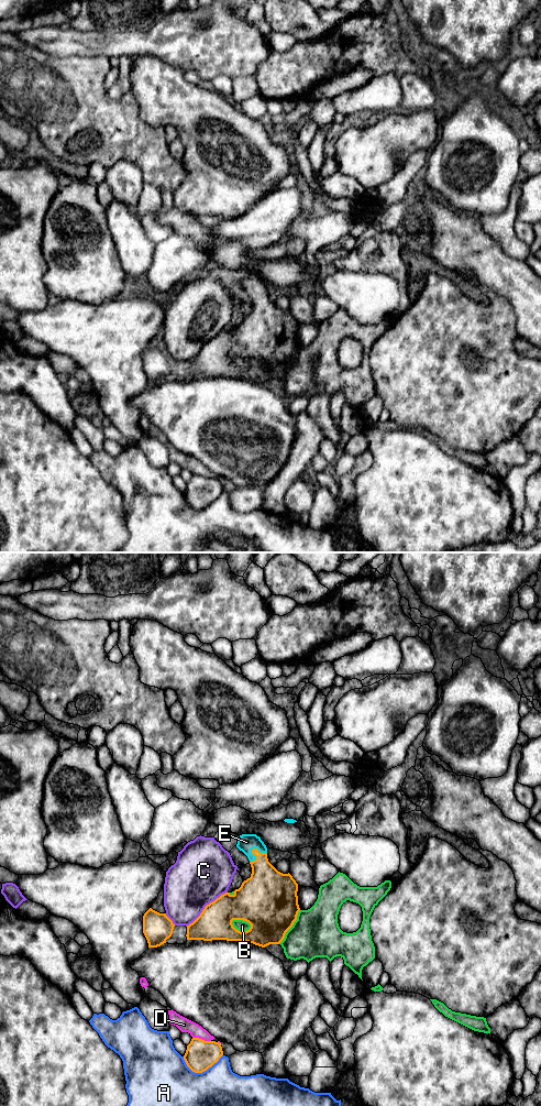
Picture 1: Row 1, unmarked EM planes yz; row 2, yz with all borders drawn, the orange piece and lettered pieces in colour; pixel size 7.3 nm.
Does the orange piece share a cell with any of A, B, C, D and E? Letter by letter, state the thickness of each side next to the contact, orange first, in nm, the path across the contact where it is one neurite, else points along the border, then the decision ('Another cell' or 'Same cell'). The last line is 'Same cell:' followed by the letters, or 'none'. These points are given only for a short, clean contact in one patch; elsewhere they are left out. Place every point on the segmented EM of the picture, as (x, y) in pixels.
A: Thickness 220 nm (orange) against 360 nm. Another cell
B: Thickness 440 nm (orange) against 80 nm. Another cell
C: Thickness 240 nm (orange) against 420 nm. Another cell
D: Thickness 220 nm (orange) against 100 nm. Another cell
E: Thickness 240 nm (orange) against 130 nm. Path across: yz (265, 880), (257, 855), (252, 850), (246, 842). Same cell
Same cell: E

